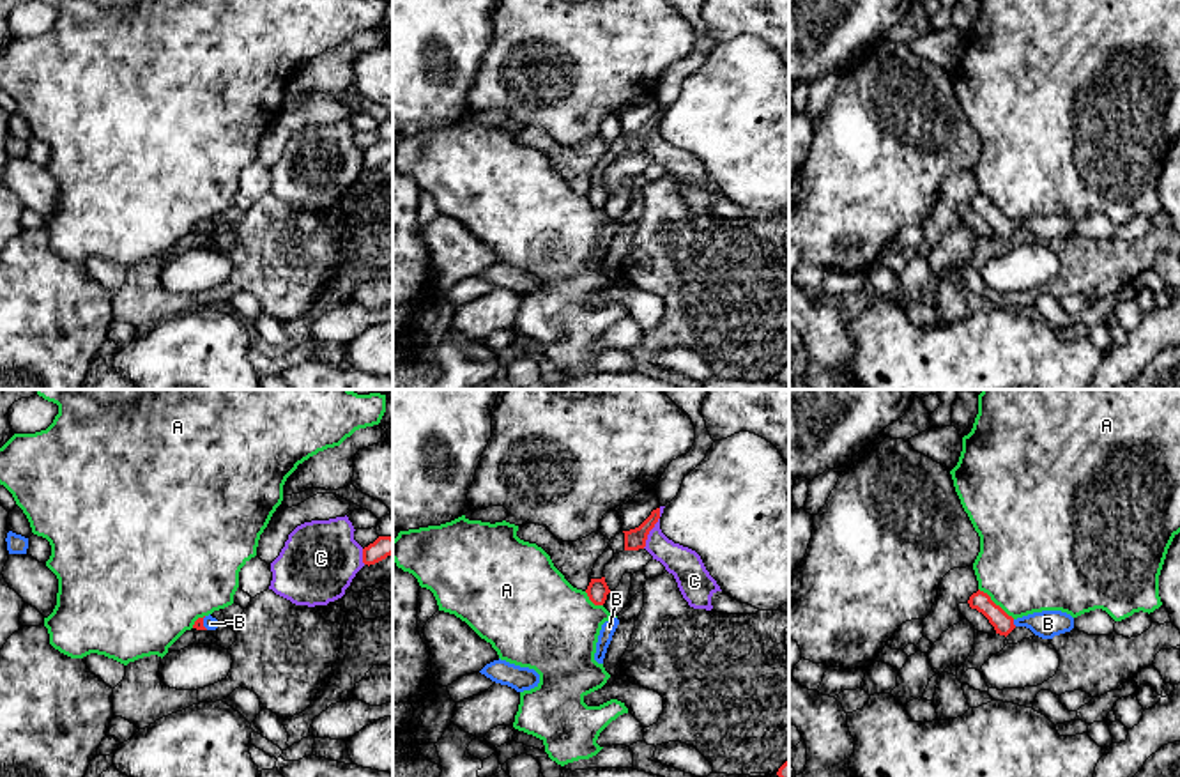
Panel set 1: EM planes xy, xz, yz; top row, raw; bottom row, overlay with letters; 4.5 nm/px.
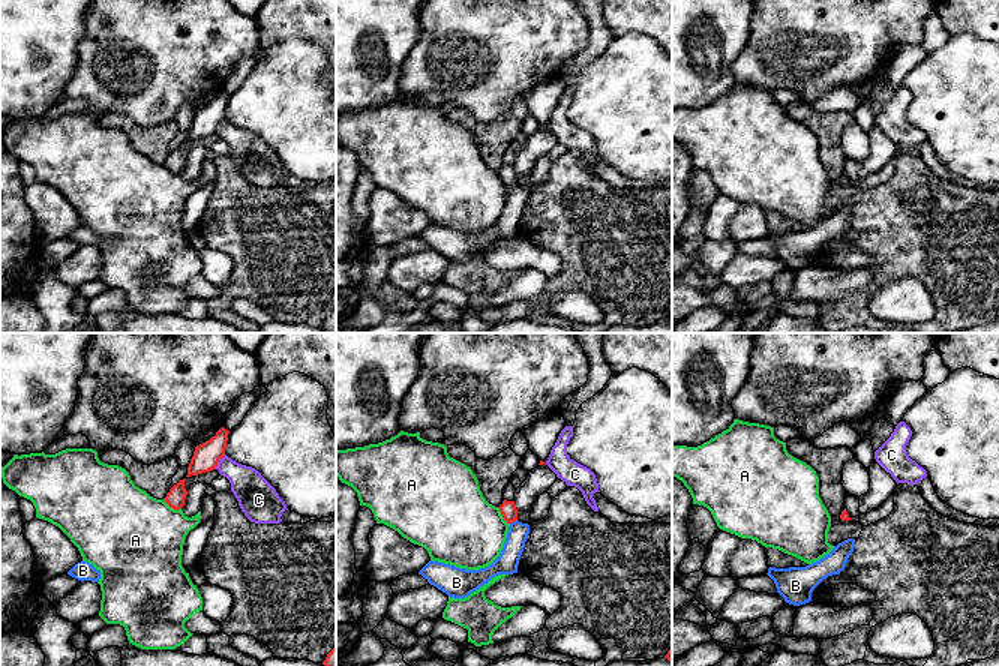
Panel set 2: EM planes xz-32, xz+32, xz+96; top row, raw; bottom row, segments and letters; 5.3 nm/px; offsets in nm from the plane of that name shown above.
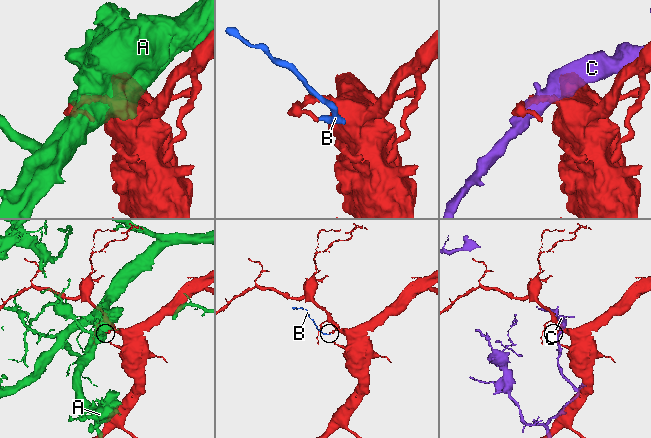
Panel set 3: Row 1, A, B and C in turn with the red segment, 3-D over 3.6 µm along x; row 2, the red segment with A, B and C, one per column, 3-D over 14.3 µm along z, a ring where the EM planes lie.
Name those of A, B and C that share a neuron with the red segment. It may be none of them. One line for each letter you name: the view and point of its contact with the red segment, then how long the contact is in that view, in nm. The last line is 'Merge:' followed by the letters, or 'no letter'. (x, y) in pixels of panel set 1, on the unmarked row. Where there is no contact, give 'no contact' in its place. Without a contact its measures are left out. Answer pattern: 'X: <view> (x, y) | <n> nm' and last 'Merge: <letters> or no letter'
B: yz (1012, 227) | 40 nm
Merge: B

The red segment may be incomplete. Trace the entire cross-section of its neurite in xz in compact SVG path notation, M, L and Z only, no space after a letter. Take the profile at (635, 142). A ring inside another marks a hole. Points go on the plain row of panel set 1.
M660 112L653 113L651 119L635 133L624 136L624 154L639 154L646 150L649 135L660 122Z

